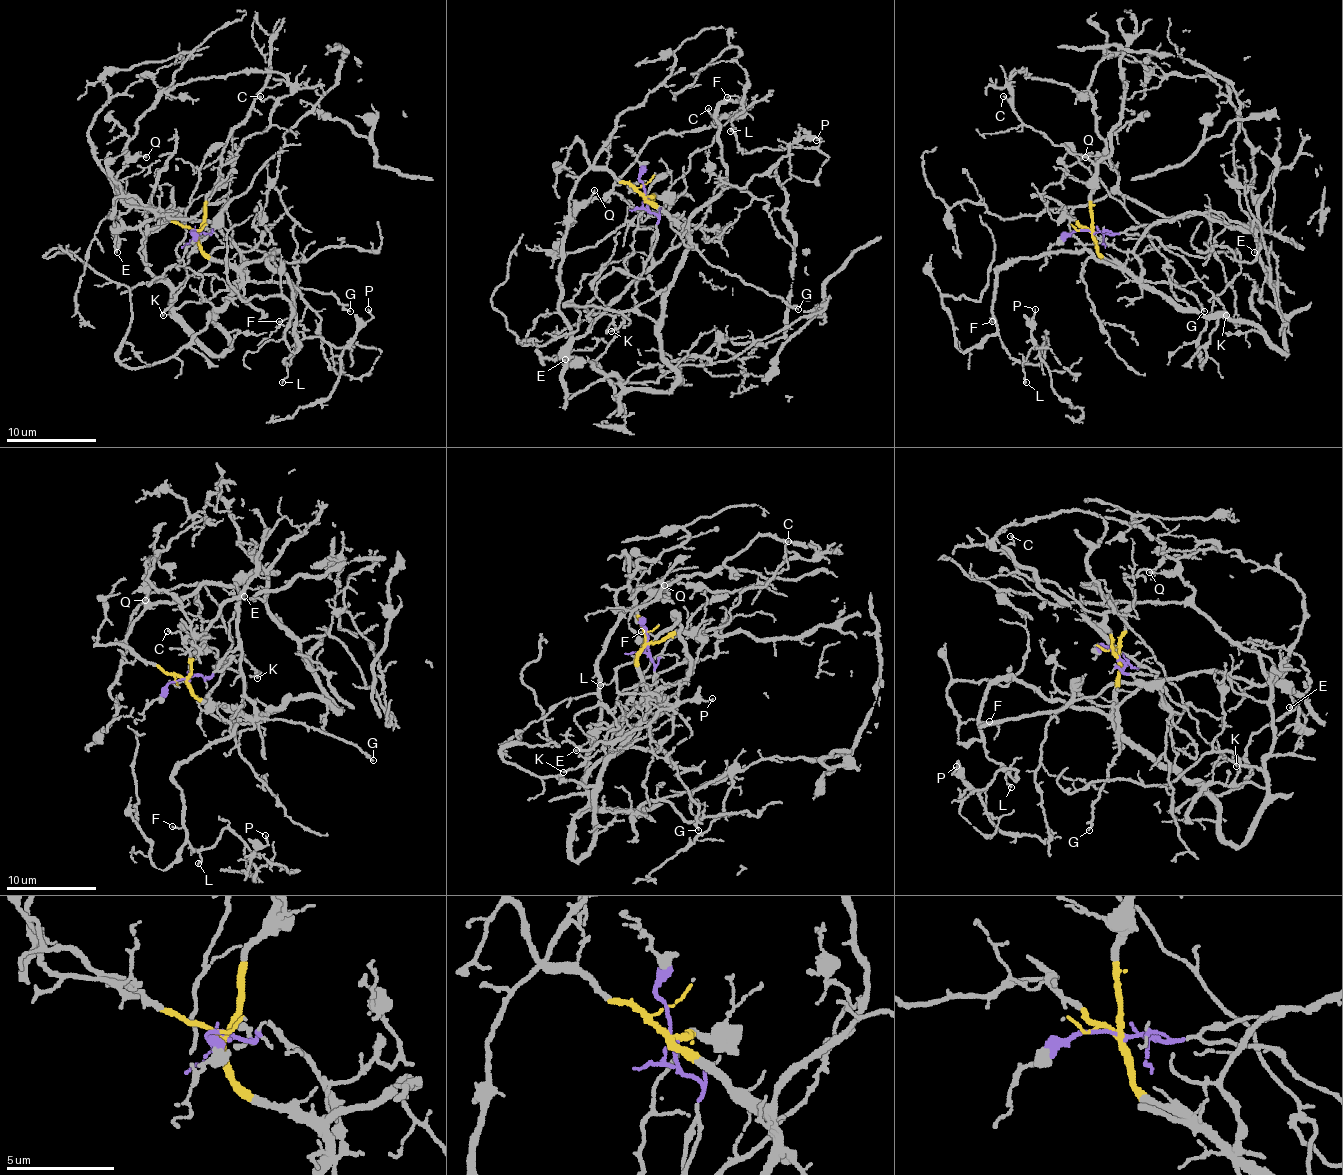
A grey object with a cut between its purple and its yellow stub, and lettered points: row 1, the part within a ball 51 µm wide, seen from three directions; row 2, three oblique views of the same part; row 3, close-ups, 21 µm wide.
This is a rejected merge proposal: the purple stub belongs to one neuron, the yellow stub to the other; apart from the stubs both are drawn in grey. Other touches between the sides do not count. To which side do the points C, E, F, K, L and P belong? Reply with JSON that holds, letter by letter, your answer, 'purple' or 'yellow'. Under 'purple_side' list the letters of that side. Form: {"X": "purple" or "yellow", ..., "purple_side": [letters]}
{"C": "yellow", "E": "purple", "F": "yellow", "K": "purple", "L": "yellow", "P": "yellow", "purple_side": ["E", "K"]}

